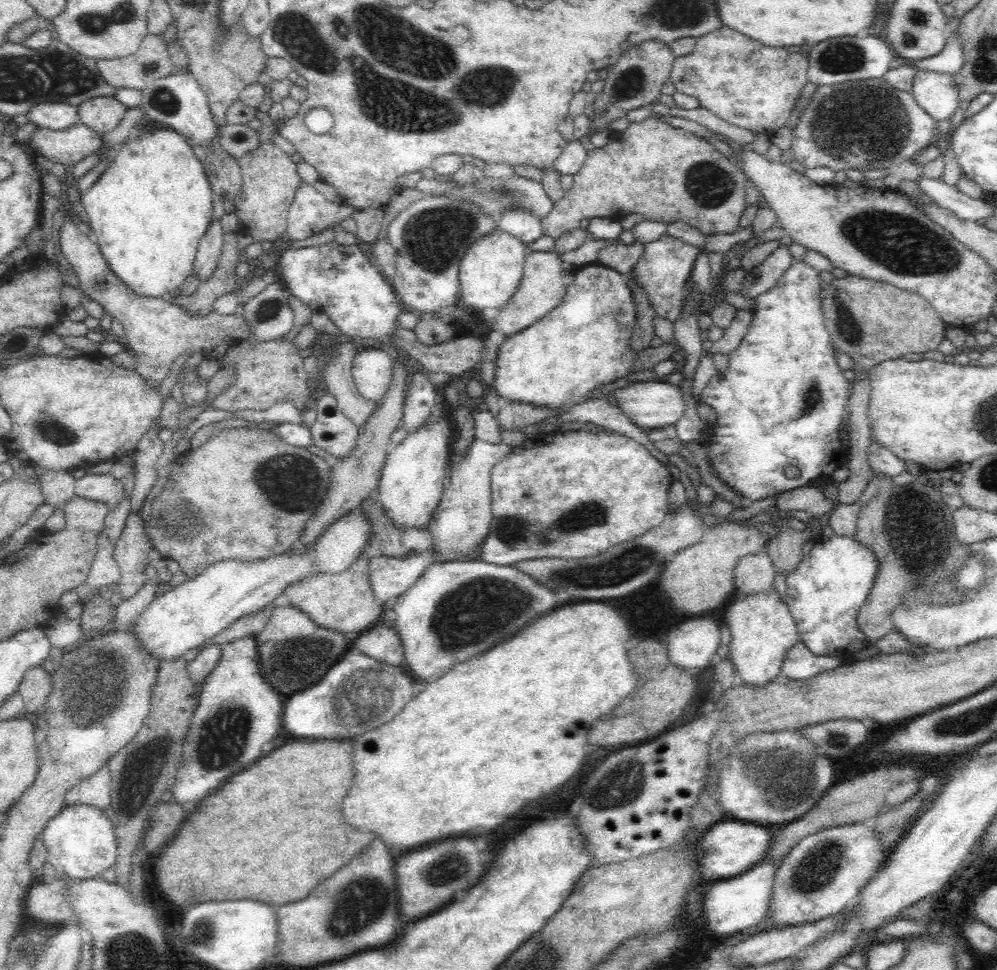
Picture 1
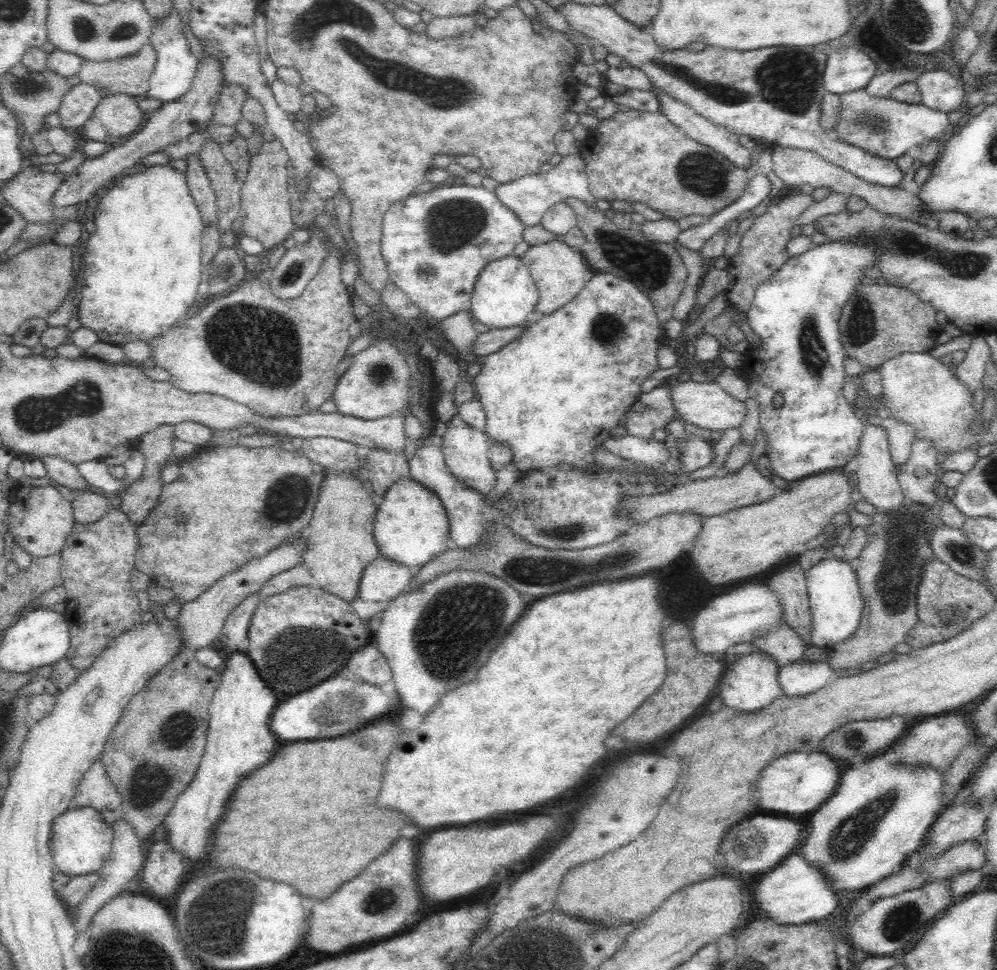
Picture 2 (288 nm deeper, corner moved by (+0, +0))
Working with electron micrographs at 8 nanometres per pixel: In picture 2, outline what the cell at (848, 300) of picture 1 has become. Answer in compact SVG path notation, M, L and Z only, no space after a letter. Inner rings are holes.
M880 282L856 288L842 310L840 334L848 358L856 358L866 370L874 370L904 352L930 352L938 344L942 326L936 322L936 308L932 304L920 300L912 290Z

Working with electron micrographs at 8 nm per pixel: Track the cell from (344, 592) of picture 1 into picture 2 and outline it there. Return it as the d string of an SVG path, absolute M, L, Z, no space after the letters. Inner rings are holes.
M362 456L358 472L364 476L324 468L324 482L320 482L320 494L318 502L314 504L312 520L308 528L300 532L300 536L308 540L308 548L302 554L302 562L310 568L316 586L340 596L350 604L358 600L356 596L362 572L372 560L380 558L380 552L374 542L374 524L380 506L372 492L372 484L368 482L368 468L364 466L364 462L366 458Z

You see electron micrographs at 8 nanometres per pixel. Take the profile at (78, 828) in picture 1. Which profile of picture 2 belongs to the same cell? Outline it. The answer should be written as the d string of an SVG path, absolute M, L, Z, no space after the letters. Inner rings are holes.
M70 808L68 812L60 814L52 824L50 852L54 868L68 874L70 878L98 872L110 858L112 842L114 842L114 828L104 822L102 814L96 808Z

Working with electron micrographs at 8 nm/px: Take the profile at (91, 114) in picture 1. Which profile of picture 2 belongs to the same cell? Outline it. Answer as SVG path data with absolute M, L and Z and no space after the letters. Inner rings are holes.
M114 94L102 98L90 120L84 124L82 132L94 142L116 146L140 132L138 126L142 122L144 110L138 106L138 100L128 94Z

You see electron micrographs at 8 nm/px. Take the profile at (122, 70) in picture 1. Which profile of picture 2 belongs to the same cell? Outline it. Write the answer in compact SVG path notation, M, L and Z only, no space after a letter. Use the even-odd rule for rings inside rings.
M144 44L134 56L124 56L124 58L114 58L114 60L104 60L104 62L92 62L92 60L84 60L82 68L80 68L80 76L76 78L80 84L90 84L92 88L96 88L102 98L106 96L114 96L114 94L128 94L136 100L144 98L150 90L150 76L154 72L156 66L156 54L154 48L150 44Z

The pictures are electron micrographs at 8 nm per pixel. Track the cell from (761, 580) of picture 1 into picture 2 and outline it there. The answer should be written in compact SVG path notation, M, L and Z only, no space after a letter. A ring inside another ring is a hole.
M786 624L776 632L770 632L766 636L752 640L752 646L754 646L754 652L766 654L780 668L800 660L800 656L806 652L804 642Z

